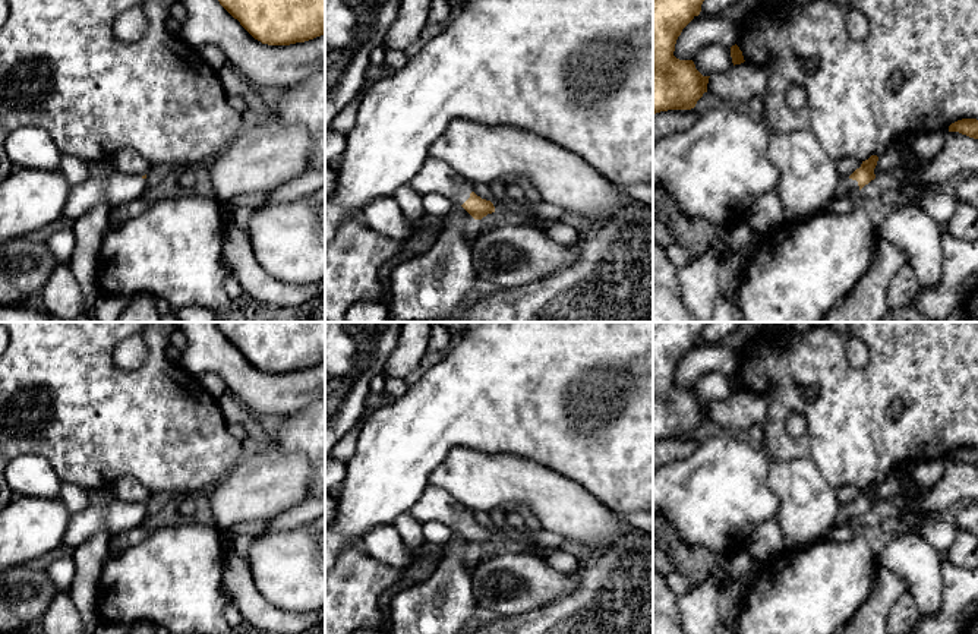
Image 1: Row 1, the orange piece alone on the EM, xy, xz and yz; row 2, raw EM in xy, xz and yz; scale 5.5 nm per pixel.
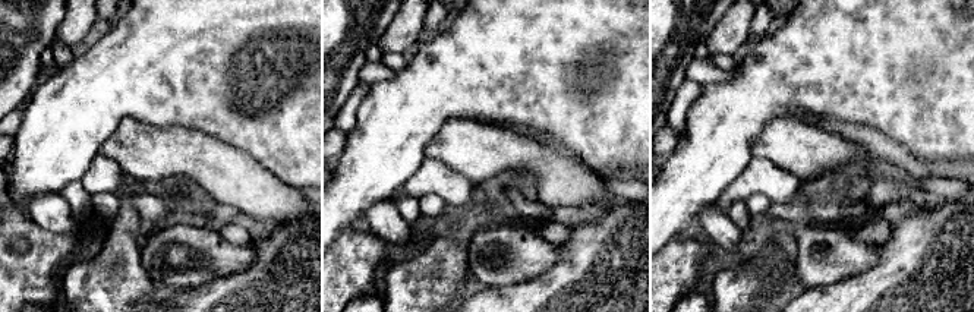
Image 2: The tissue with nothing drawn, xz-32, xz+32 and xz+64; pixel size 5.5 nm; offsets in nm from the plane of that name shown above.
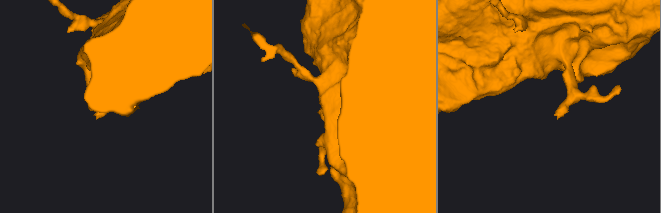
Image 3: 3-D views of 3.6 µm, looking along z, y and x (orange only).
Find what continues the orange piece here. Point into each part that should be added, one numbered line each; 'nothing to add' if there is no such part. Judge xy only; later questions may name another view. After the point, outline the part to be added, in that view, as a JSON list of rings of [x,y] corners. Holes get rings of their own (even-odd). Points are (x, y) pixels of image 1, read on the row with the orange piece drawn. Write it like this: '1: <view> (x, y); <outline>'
1: xy (117, 189); [[[89,163],[89,176],[83,183],[72,186],[63,217],[73,221],[85,215],[92,206],[105,201],[110,211],[122,208],[142,196],[148,182],[139,174],[124,174],[117,168],[108,171],[102,163]]]

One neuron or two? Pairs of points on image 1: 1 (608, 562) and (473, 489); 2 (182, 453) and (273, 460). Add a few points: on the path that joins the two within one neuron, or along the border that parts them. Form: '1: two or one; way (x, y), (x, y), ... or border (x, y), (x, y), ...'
1: two; border (625, 535), (608, 546), (595, 551)
2: two; border (240, 459), (217, 483)

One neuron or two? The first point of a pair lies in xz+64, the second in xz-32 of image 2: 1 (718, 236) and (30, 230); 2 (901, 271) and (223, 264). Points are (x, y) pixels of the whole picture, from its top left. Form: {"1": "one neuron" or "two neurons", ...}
{"1": "two neurons", "2": "two neurons"}

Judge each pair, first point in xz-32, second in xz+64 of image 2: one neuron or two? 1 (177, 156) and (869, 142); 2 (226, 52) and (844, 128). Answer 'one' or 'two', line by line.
1: two
2: two

